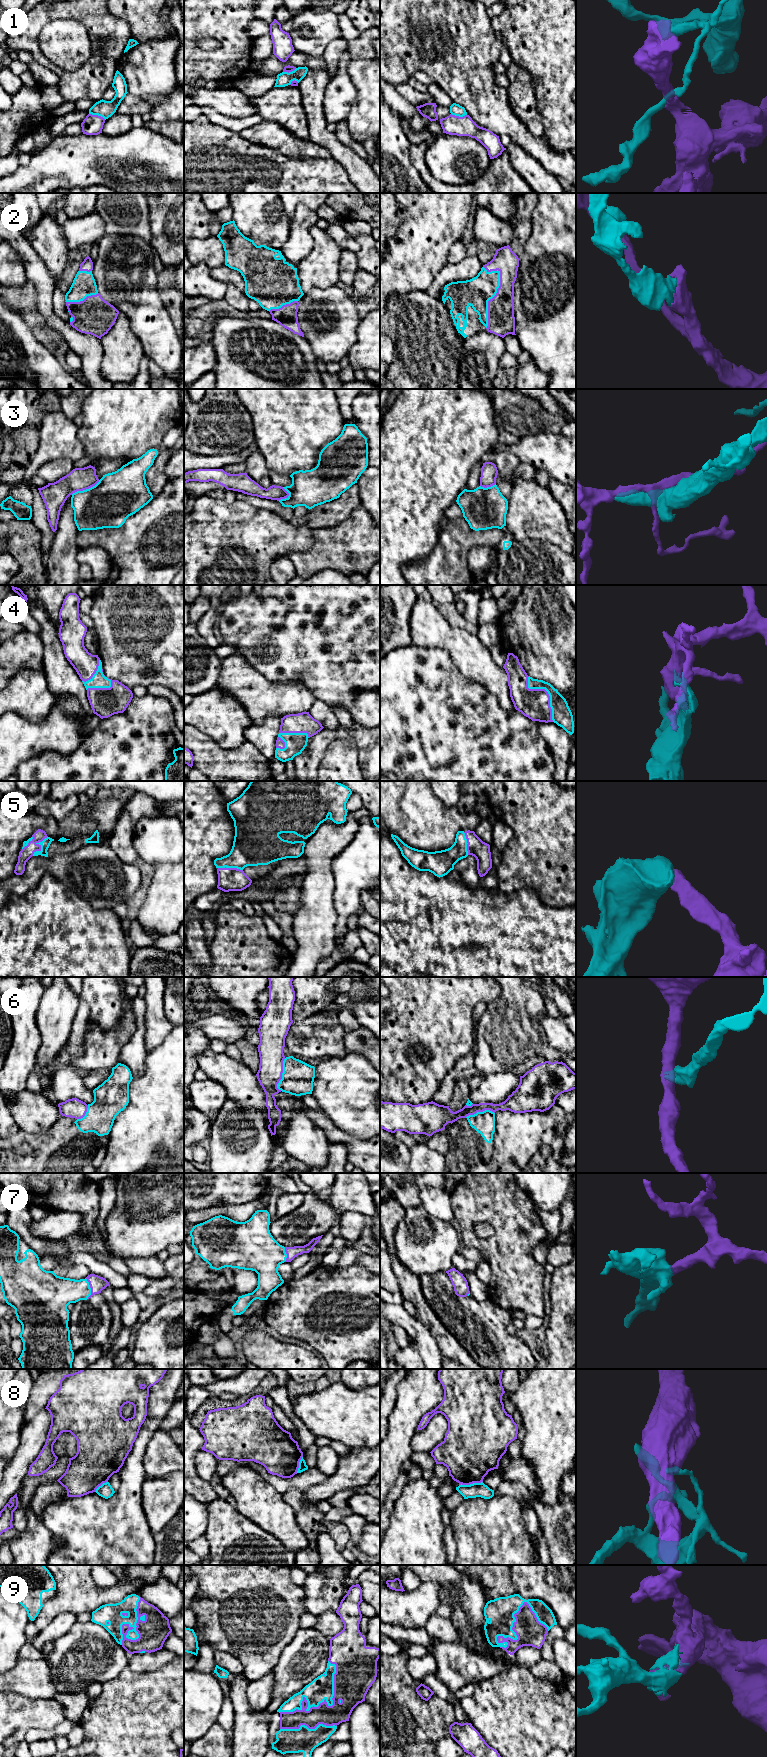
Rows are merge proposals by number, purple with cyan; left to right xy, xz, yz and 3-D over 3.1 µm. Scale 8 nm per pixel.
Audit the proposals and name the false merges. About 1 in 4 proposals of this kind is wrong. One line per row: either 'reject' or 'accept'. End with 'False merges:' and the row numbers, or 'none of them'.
1: reject
2: accept
3: accept
4: accept
5: accept
6: reject
7: accept
8: reject
9: accept
False merges: 1, 6, 8

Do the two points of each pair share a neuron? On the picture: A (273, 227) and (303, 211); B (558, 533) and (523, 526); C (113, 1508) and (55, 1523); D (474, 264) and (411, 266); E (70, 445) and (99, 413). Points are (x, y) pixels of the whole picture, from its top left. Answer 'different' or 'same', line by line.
A: different
B: same
C: same
D: different
E: different

